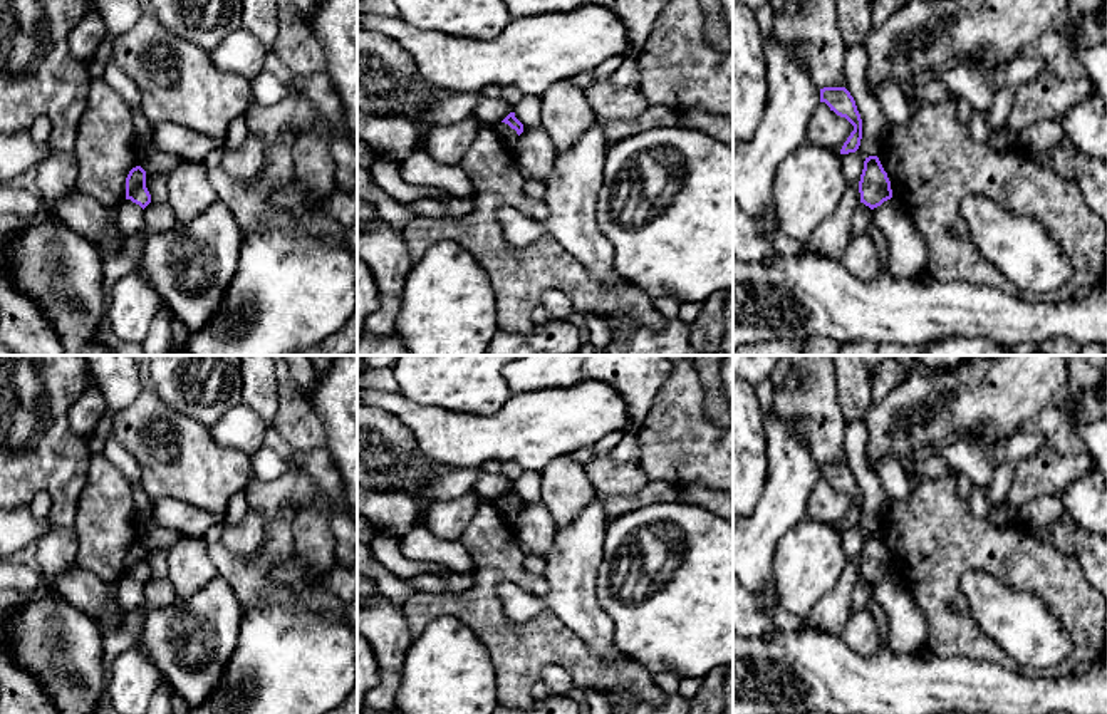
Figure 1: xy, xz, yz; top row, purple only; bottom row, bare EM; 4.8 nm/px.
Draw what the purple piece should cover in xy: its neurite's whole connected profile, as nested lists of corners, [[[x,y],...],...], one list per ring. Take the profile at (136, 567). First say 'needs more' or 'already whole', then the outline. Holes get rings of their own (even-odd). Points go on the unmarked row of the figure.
already whole; [[[141,541],[133,543],[126,553],[126,575],[143,585],[151,578],[151,570],[146,563],[146,546]]]

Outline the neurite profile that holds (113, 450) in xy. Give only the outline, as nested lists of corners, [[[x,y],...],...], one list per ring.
[[[114,437],[106,439],[104,456],[122,471],[122,474],[129,479],[131,486],[141,486],[141,469],[138,461]]]

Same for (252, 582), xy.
[[[287,504],[267,523],[260,555],[252,560],[236,556],[221,543],[208,546],[218,573],[230,582],[243,608],[258,608],[265,603],[295,603],[294,593],[272,580],[272,572],[278,565],[275,561],[277,553],[290,553],[295,550],[295,516],[295,506]]]

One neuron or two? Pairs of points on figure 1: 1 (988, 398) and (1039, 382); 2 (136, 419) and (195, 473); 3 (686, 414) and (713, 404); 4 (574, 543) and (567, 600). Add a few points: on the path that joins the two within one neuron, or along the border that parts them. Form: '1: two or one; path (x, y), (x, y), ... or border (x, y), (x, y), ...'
1: one; path (1000, 388), (1005, 382), (1027, 382)
2: one; path (140, 439), (165, 466), (175, 468)
3: two; border (696, 372), (703, 388), (705, 414), (715, 424)
4: one; path (574, 557), (572, 587)

